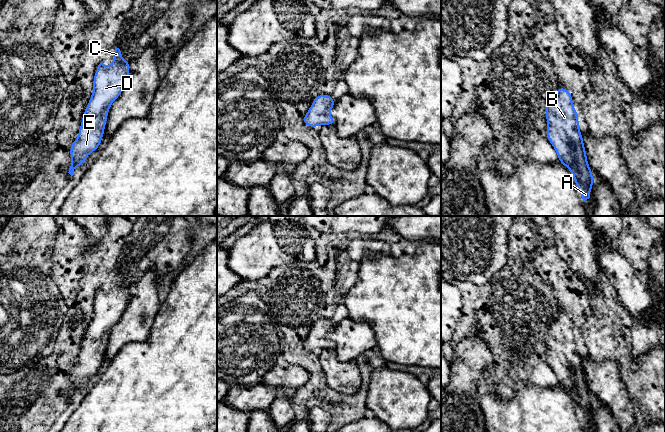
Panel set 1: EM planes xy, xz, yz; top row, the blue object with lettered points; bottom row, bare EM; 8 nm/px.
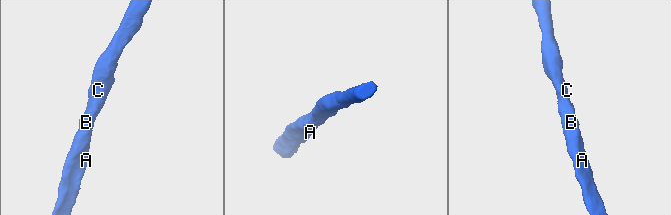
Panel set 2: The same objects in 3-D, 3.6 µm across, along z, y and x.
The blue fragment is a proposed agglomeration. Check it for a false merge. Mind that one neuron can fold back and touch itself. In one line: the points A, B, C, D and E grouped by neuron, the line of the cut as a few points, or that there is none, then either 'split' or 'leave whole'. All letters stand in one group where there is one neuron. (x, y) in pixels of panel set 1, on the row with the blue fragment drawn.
groups A B C D E; cut none; leave whole

